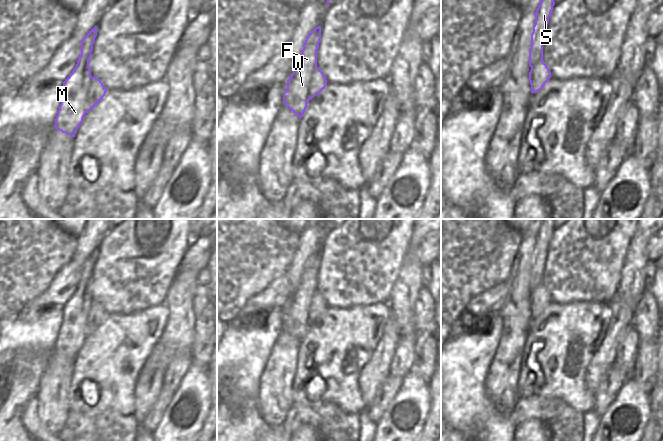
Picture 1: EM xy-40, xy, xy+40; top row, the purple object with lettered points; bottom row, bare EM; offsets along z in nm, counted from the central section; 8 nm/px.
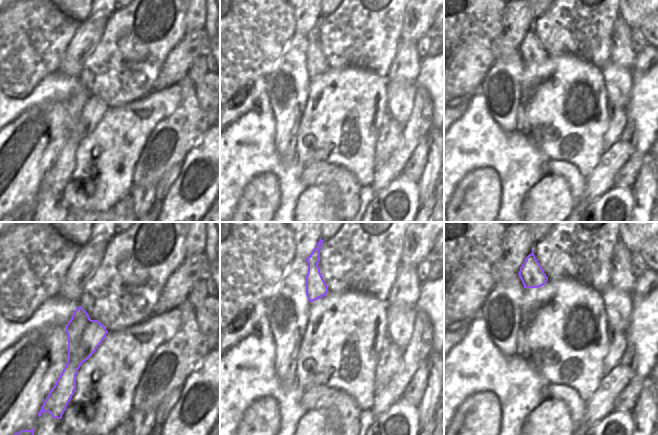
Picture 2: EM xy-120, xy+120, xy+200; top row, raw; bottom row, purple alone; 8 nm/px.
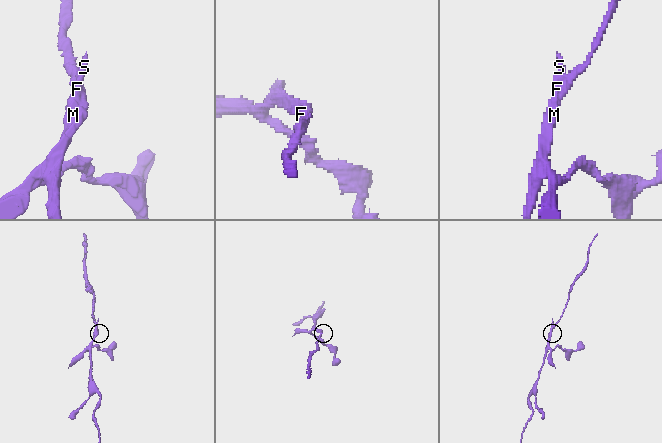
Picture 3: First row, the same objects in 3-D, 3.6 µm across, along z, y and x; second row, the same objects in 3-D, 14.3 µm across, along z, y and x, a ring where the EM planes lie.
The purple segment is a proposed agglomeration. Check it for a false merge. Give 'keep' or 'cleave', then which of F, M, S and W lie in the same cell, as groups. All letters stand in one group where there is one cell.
cleave; groups F S / M W

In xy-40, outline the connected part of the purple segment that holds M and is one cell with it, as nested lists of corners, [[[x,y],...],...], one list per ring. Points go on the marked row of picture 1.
[[[91,68],[71,73],[63,82],[63,98],[55,118],[55,128],[72,137],[83,122],[86,113],[91,111],[105,96],[107,88],[100,79],[91,76]]]

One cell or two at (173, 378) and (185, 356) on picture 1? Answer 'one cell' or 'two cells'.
one cell

